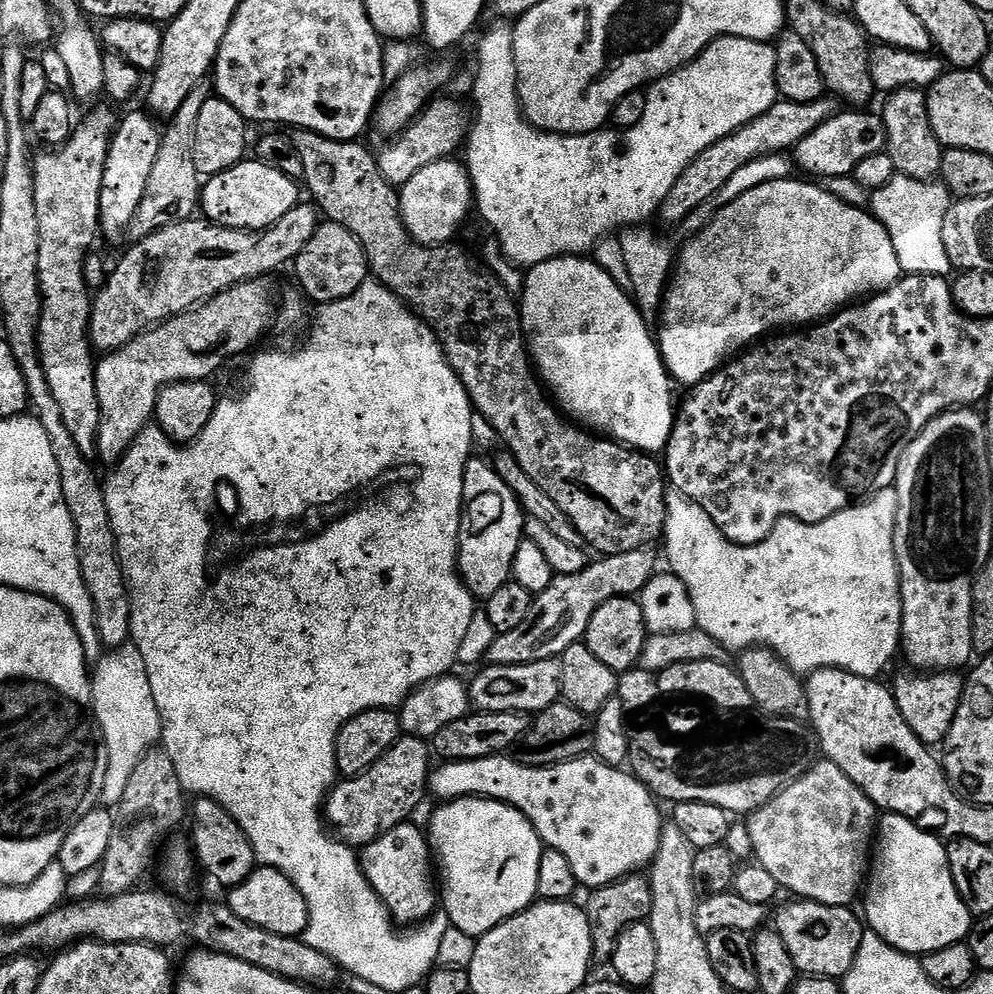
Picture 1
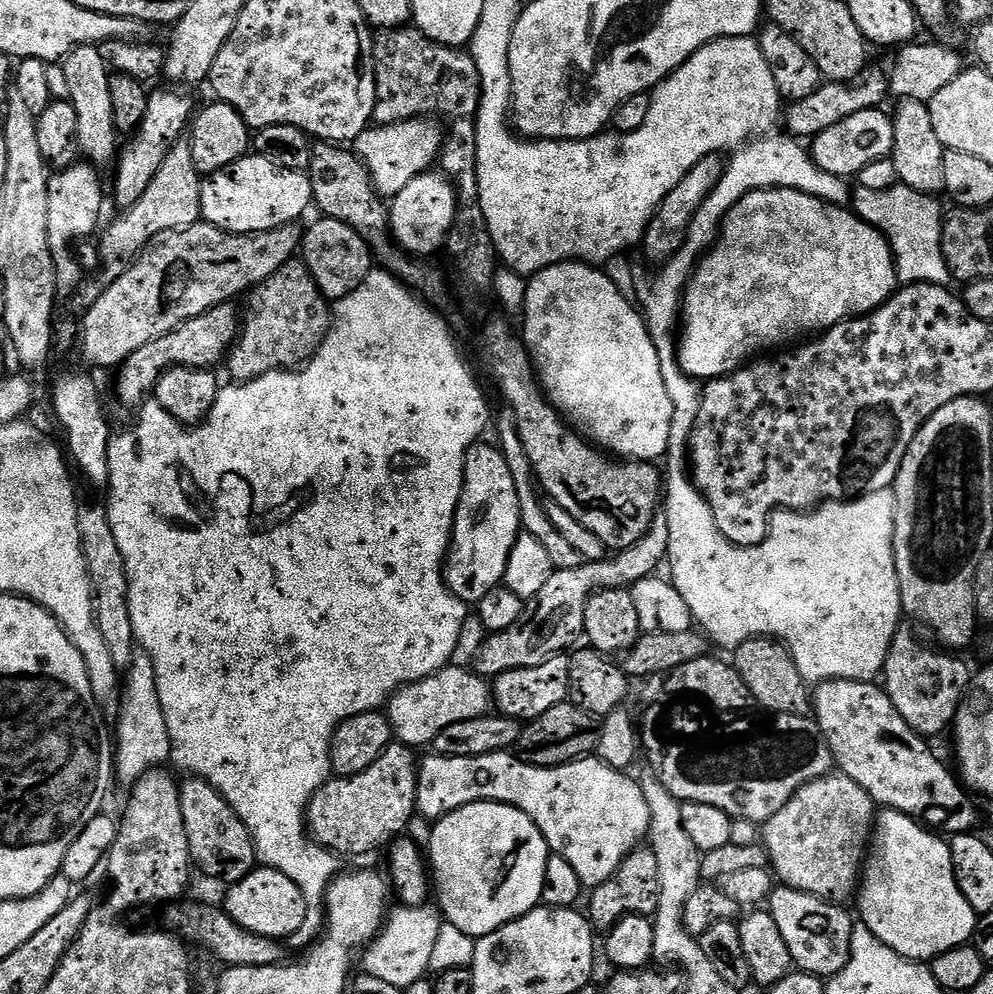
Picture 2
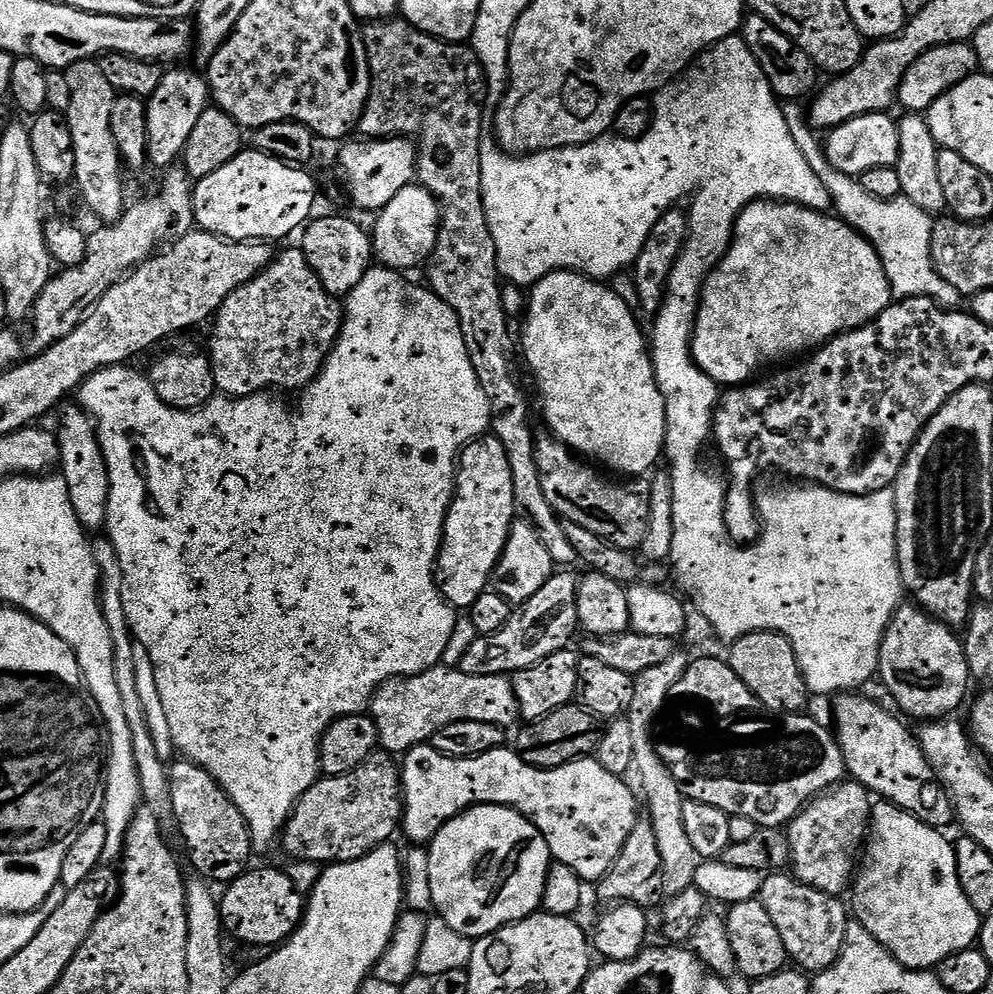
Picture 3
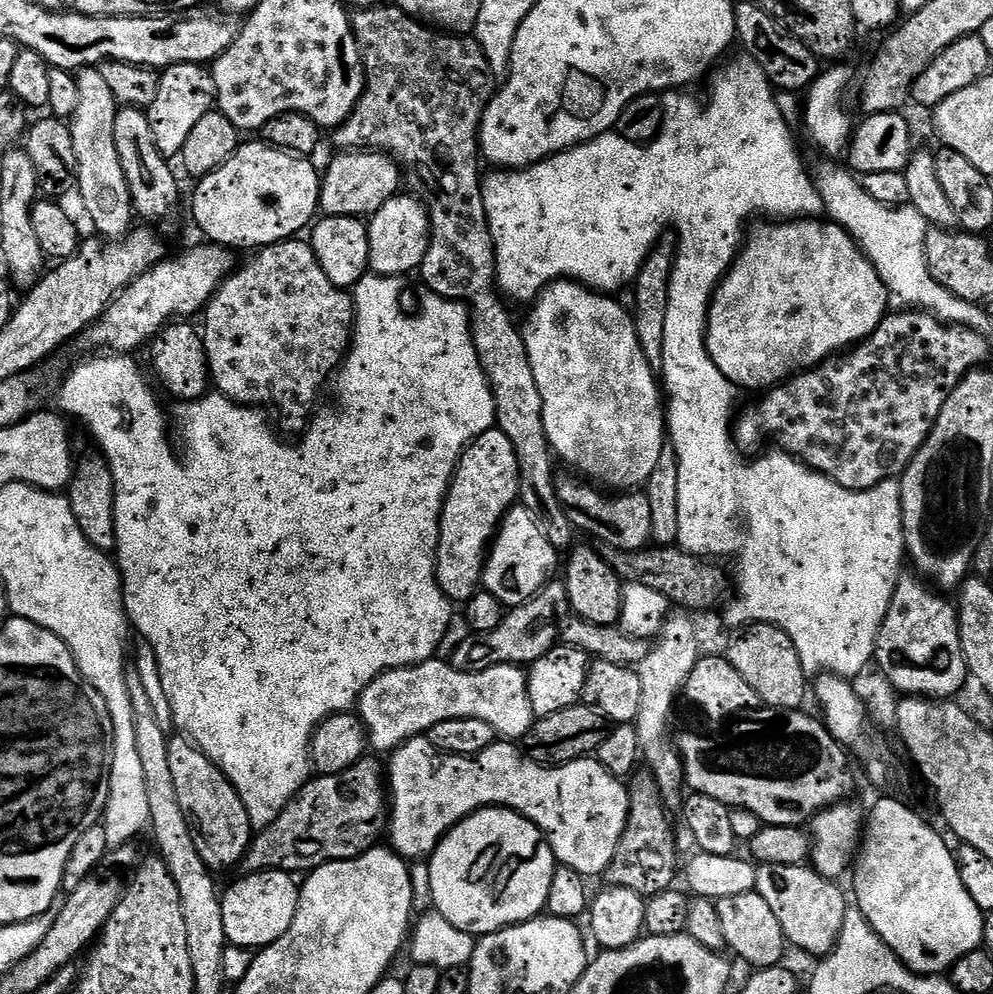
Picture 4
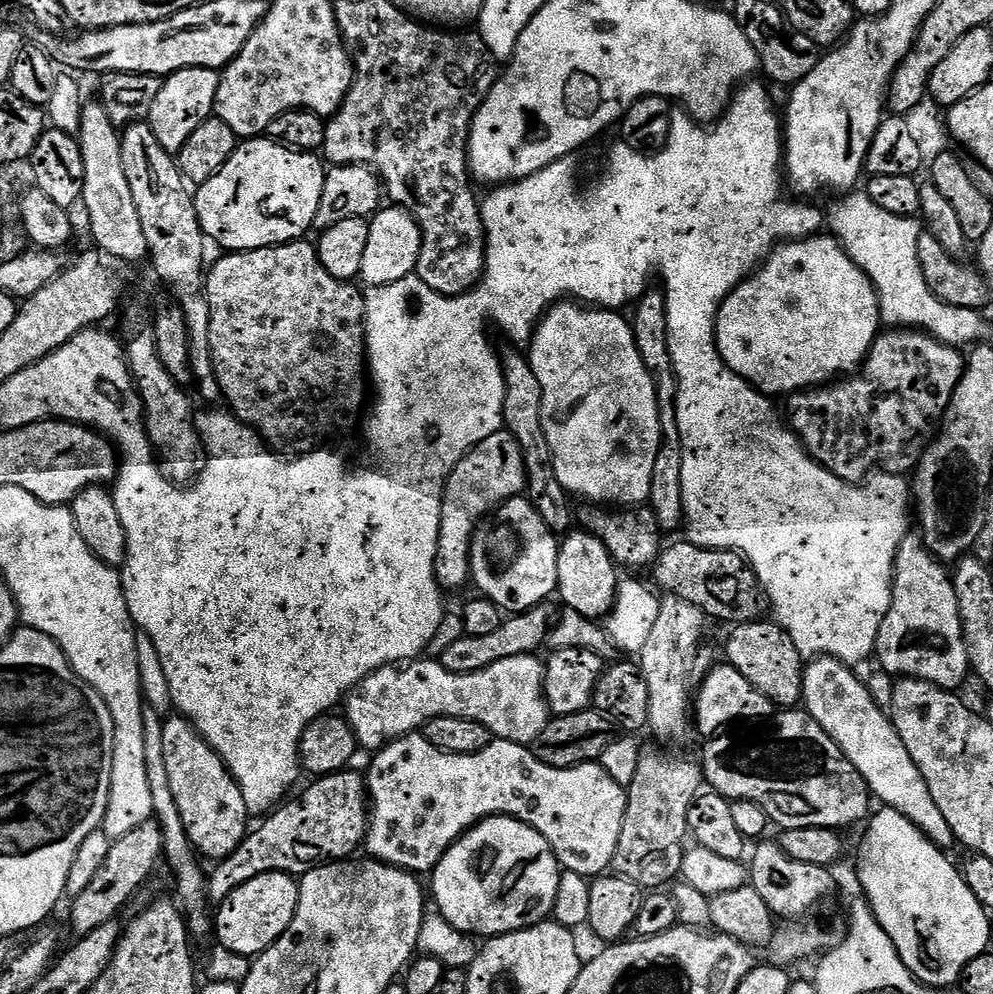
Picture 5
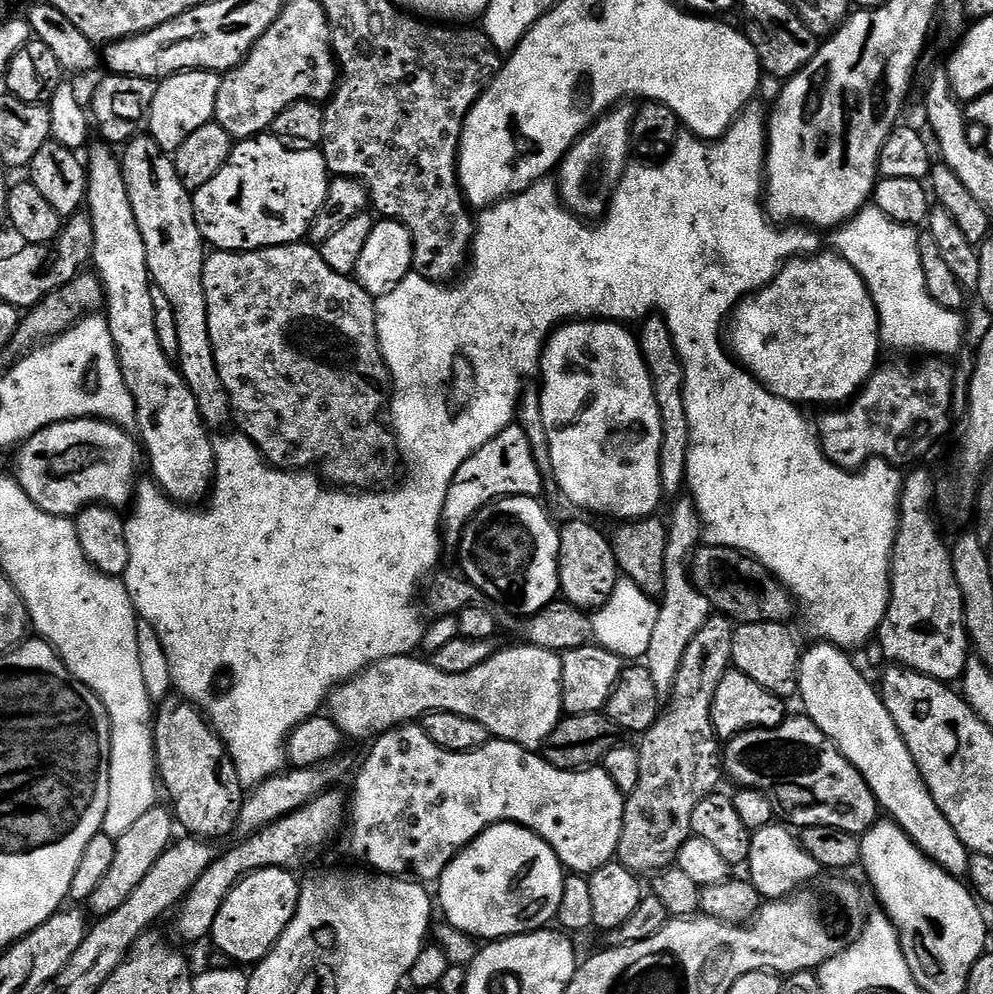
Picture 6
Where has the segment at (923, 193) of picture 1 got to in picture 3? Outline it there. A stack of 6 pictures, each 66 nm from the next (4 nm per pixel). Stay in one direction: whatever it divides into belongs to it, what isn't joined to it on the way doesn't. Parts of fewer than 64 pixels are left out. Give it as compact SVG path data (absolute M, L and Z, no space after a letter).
M785 100L780 108L794 142L798 142L798 150L802 150L806 162L810 162L814 174L822 178L822 183L829 191L835 215L851 228L861 232L884 259L884 269L888 281L892 283L893 297L929 296L931 300L944 305L945 308L959 309L962 303L960 292L954 290L954 286L950 286L940 277L936 263L932 260L933 217L910 200L874 198L874 194L870 194L870 190L866 190L866 186L862 186L857 177L842 174L828 161L825 145L821 137L820 140L816 137L819 135L809 123L807 109L801 101Z

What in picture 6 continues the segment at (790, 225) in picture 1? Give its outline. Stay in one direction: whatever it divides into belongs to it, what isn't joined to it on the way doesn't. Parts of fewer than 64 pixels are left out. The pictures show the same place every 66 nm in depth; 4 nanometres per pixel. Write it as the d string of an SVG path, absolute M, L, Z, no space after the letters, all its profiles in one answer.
M827 250L821 254L817 260L803 260L797 258L788 261L776 276L771 280L765 288L761 288L759 292L746 296L736 305L730 317L730 336L732 332L732 344L730 340L730 348L734 353L735 359L739 361L743 367L752 373L752 377L759 384L764 385L768 391L774 393L778 398L788 400L791 404L797 406L805 406L804 404L828 404L824 406L843 406L863 388L864 384L872 377L873 372L878 367L880 352L882 353L882 345L880 343L879 326L880 319L876 313L876 307L872 301L872 295L868 293L868 288L862 282L860 275L850 262L843 260L835 251Z

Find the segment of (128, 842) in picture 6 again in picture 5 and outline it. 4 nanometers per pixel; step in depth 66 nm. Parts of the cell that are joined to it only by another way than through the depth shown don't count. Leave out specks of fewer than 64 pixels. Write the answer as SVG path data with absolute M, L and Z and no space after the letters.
M155 819L142 822L142 826L130 830L130 834L122 834L122 838L113 840L110 854L106 854L106 862L102 866L102 870L98 870L94 882L90 882L90 886L86 886L86 890L82 890L82 894L72 901L70 923L72 923L73 930L76 931L75 935L77 937L85 936L90 934L90 930L98 930L98 926L106 926L106 922L116 920L119 912L131 902L132 895L147 882L148 875L156 868L156 863L161 863L163 850L162 830Z

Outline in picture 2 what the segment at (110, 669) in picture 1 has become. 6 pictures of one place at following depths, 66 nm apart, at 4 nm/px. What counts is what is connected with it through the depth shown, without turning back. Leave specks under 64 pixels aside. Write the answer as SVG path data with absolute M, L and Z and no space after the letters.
M143 650L132 653L132 665L122 680L124 697L120 700L120 721L116 724L116 740L120 743L120 772L129 778L140 776L153 765L163 765L172 754L172 739L166 730L166 718L158 702L154 666Z

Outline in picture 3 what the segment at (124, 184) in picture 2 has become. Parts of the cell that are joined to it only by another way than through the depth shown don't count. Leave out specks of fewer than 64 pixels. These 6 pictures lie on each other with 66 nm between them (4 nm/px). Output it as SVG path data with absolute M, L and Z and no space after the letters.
M165 71L158 90L147 97L148 117L148 158L160 170L175 165L178 158L183 157L184 147L204 111L210 107L210 93L205 77L196 72Z

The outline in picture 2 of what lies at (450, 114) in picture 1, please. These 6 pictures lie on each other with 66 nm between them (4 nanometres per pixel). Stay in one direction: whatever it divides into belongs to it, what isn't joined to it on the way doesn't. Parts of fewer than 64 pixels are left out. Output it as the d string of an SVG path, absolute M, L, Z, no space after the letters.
M435 119L403 120L397 124L368 127L362 134L354 137L354 151L367 166L377 193L381 197L391 198L406 190L406 186L410 186L414 178L423 176L439 161L445 135L445 129Z

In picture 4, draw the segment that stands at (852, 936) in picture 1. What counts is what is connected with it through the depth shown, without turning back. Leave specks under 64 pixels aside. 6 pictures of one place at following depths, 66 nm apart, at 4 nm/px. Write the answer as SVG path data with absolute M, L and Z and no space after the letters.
M762 864L756 869L756 892L762 894L770 910L774 910L784 931L785 941L815 958L827 956L836 947L842 934L850 900L844 897L840 886L837 881L827 880L815 868L803 864Z

